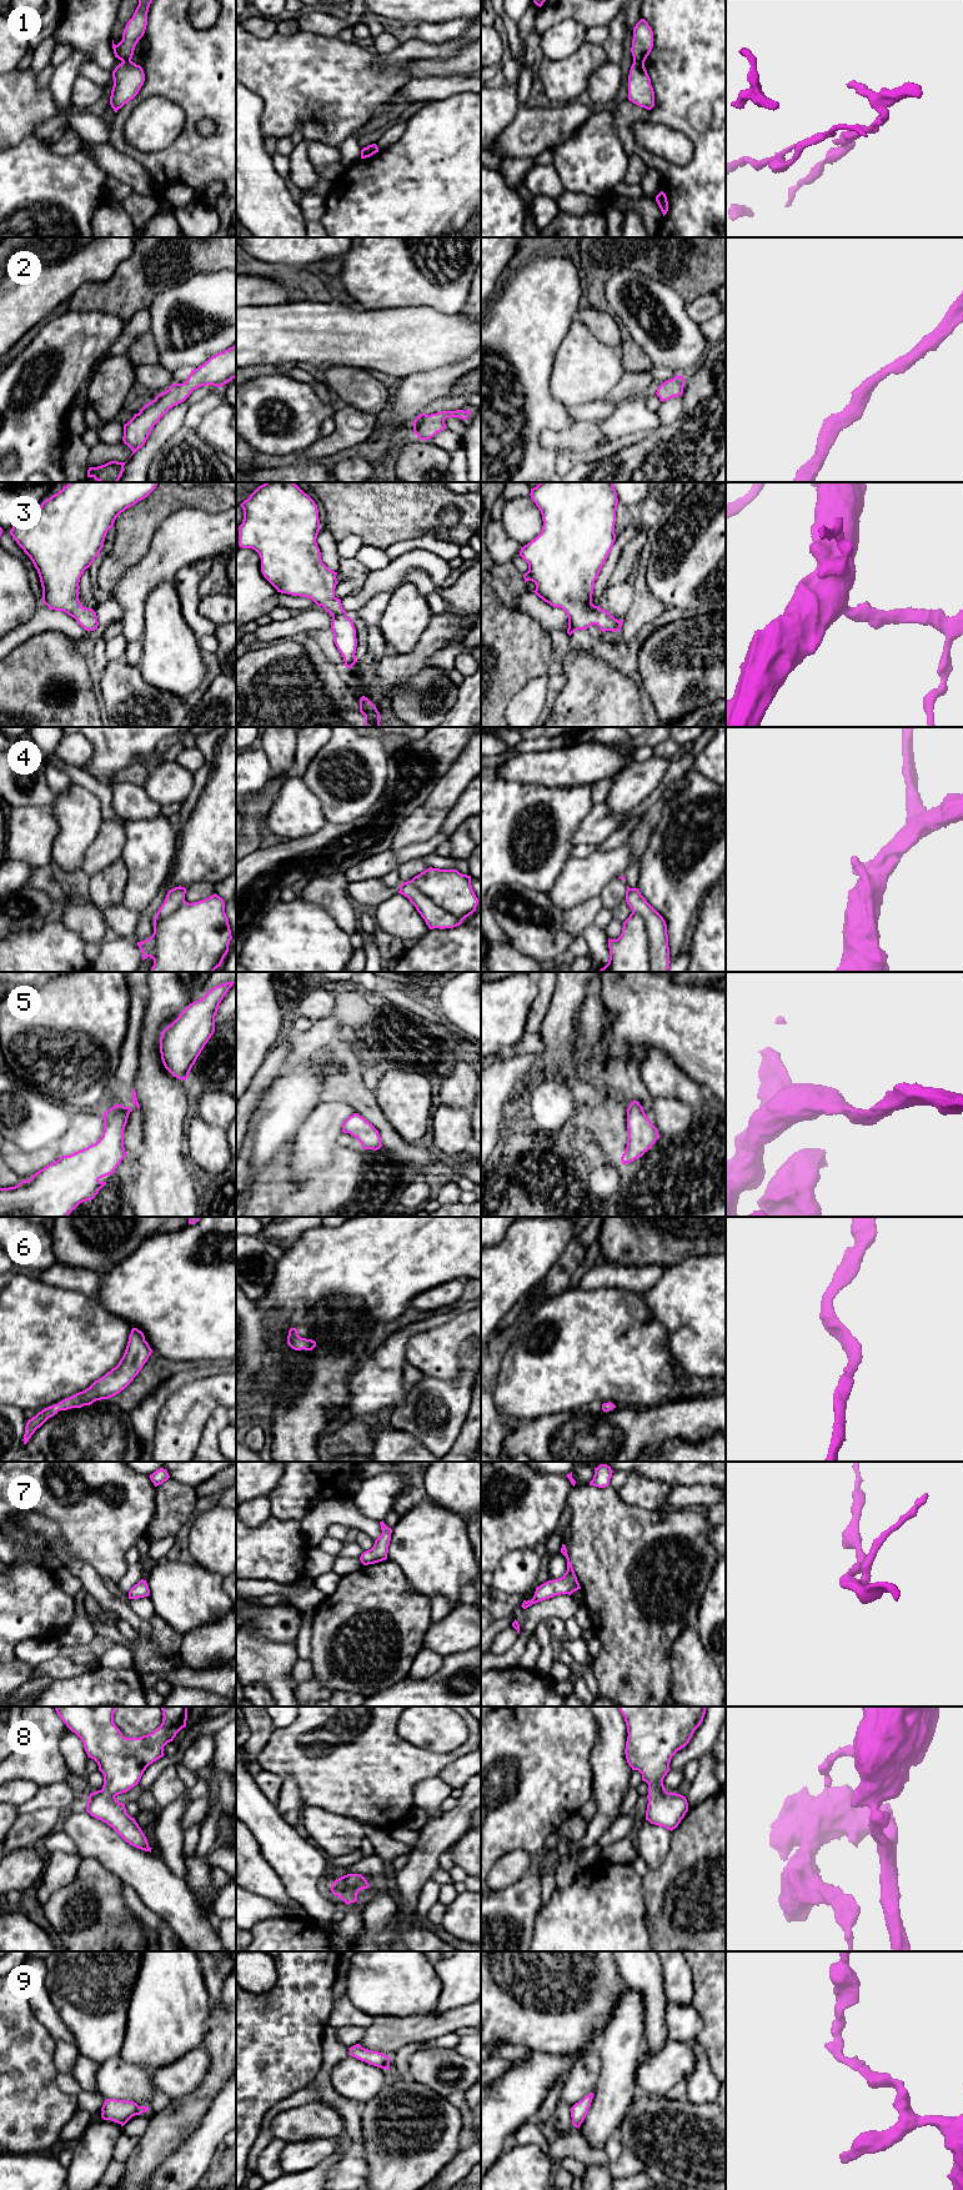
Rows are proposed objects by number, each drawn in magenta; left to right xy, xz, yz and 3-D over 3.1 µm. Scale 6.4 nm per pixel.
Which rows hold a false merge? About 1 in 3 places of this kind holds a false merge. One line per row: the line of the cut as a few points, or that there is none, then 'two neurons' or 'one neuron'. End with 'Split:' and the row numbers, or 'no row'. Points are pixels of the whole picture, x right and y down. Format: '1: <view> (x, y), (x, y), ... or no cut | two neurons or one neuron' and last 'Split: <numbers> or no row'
1: yz (633, 60), (643, 64) | two neurons
2: no cut | one neuron
3: no cut | one neuron
4: xy (185, 901), (158, 923), (154, 961) | two neurons
5: no cut | one neuron
6: no cut | one neuron
7: no cut | one neuron
8: no cut | one neuron
9: no cut | one neuron
Split: 1, 4

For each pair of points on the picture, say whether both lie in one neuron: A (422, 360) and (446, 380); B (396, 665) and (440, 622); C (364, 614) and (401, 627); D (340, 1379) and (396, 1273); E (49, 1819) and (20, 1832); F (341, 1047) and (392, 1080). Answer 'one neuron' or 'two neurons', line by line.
A: two neurons
B: one neuron
C: two neurons
D: two neurons
E: one neuron
F: two neurons

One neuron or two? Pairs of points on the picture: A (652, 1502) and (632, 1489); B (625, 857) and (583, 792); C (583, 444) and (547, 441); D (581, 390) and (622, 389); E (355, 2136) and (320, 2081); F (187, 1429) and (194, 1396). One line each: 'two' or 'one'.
A: one
B: two
C: one
D: two
E: one
F: one

